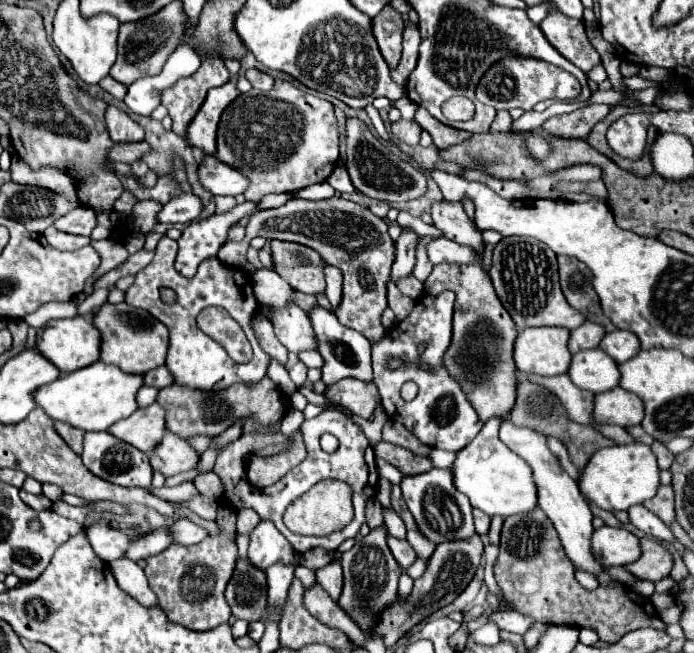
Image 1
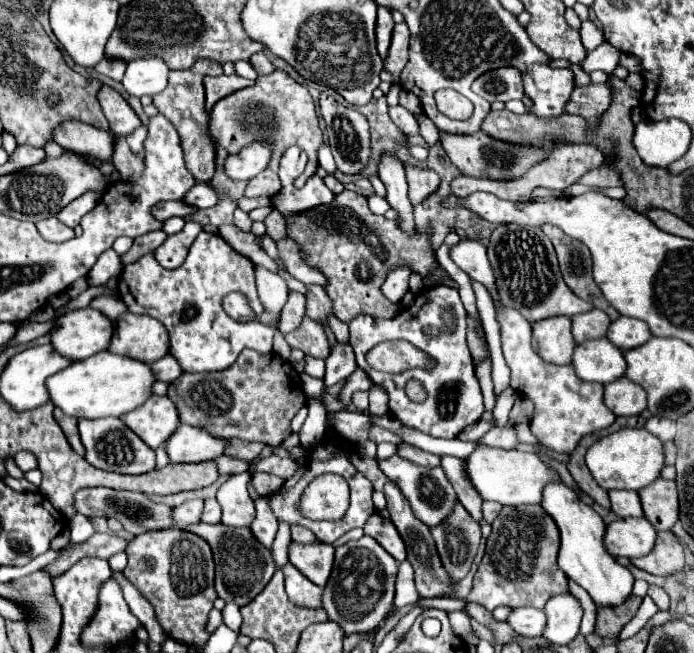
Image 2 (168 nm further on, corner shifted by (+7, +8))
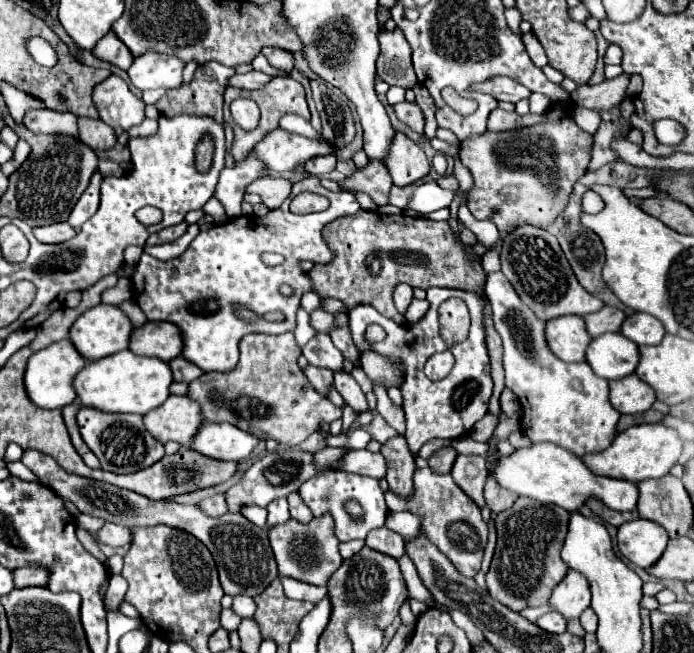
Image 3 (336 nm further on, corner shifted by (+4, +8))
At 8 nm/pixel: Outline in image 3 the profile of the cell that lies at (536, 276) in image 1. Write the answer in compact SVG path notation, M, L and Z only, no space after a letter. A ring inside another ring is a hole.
M519 226L509 236L505 236L503 248L501 248L501 272L513 284L521 300L529 308L533 308L537 318L545 322L565 316L565 314L585 316L605 306L597 296L591 296L577 282L557 238L537 226Z

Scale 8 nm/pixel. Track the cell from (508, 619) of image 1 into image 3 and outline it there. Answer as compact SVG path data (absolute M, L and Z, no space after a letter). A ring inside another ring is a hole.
M549 612L537 620L537 626L553 634L563 634L567 630L567 620L565 616L559 616L559 612Z

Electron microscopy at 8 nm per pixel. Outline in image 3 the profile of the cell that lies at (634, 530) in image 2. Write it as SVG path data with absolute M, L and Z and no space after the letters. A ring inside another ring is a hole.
M643 518L623 524L617 534L617 546L621 554L643 570L651 568L661 558L667 540L669 536L659 524Z

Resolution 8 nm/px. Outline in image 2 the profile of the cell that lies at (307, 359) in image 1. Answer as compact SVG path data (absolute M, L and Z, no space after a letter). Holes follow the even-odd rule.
M304 356L304 372L316 378L324 376L324 360L312 358L312 356Z

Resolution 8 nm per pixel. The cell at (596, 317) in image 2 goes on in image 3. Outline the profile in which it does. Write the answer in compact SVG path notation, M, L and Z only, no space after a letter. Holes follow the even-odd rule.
M603 306L599 312L585 316L587 330L593 338L597 338L605 332L619 332L623 320L625 320L625 312L615 306Z

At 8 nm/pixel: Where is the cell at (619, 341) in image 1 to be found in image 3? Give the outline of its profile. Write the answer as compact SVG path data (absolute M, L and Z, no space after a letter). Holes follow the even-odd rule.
M635 312L635 314L627 316L627 320L623 322L621 334L627 336L629 340L633 340L637 346L643 346L643 344L661 342L665 336L665 328L655 316Z

